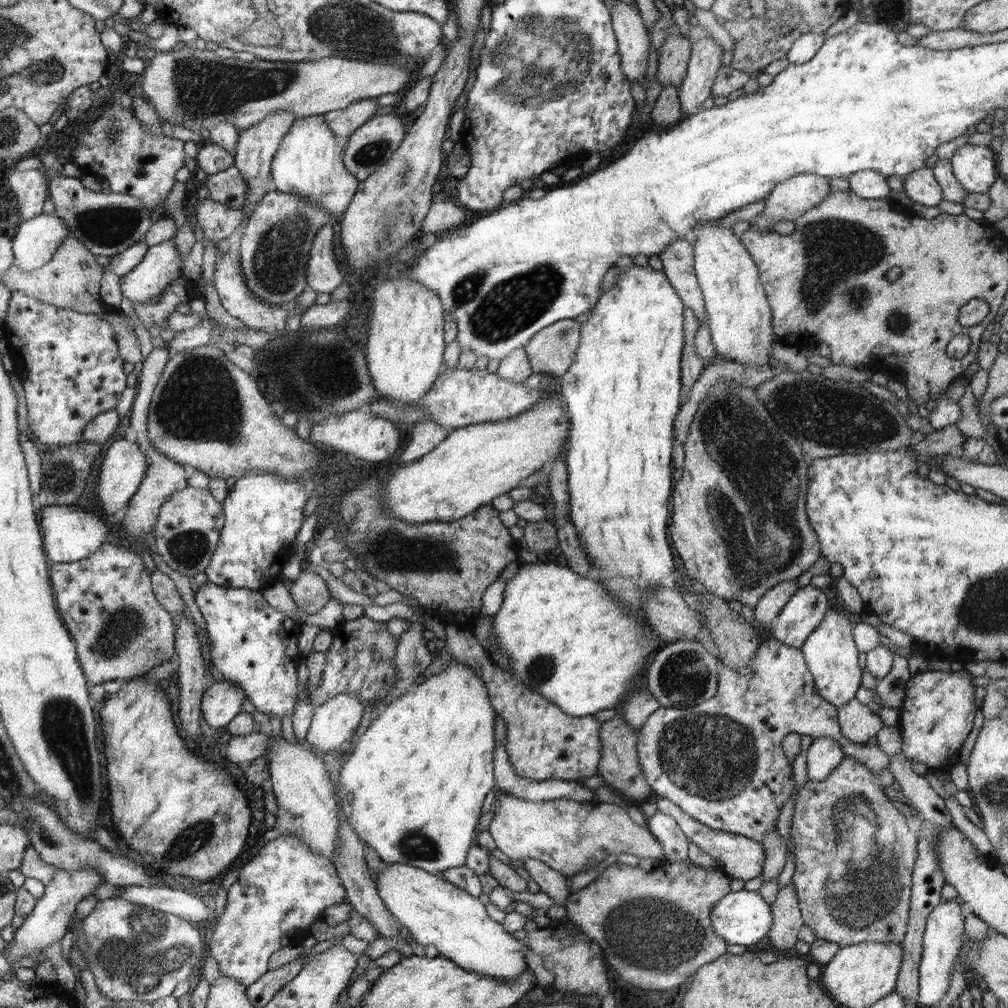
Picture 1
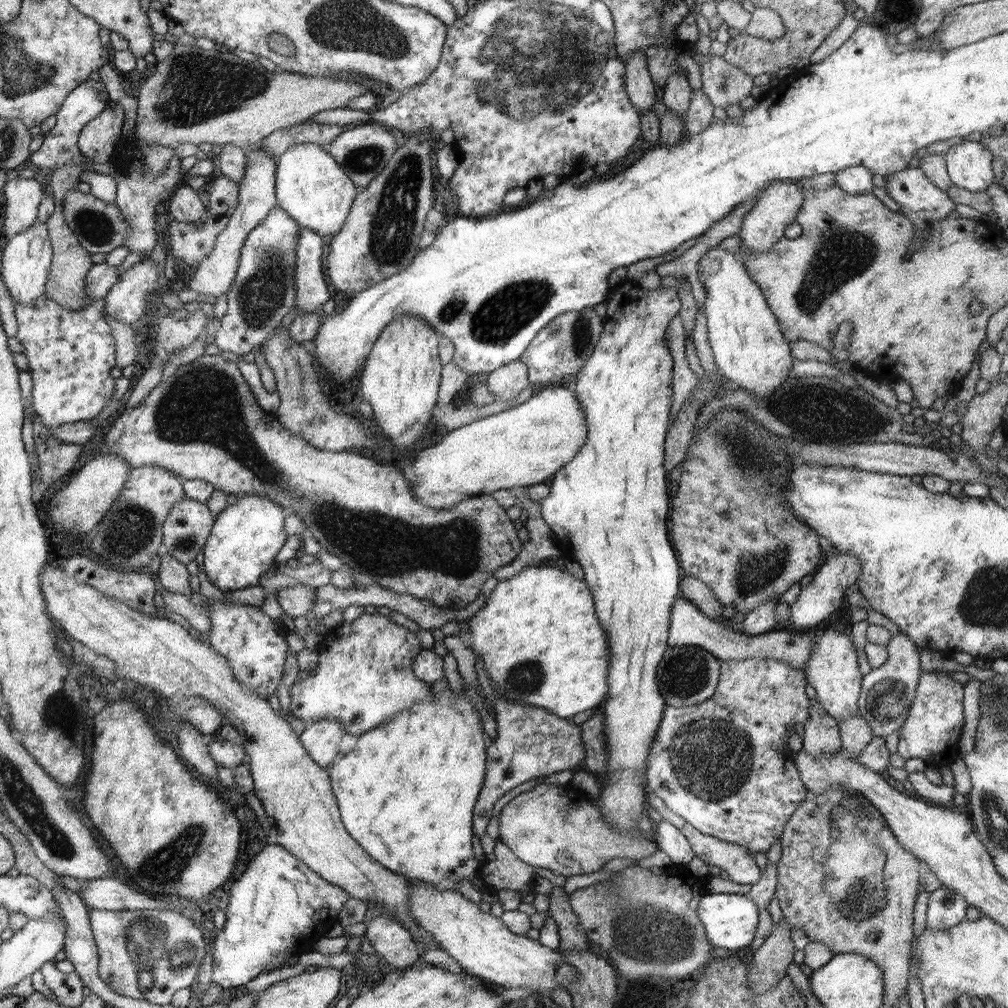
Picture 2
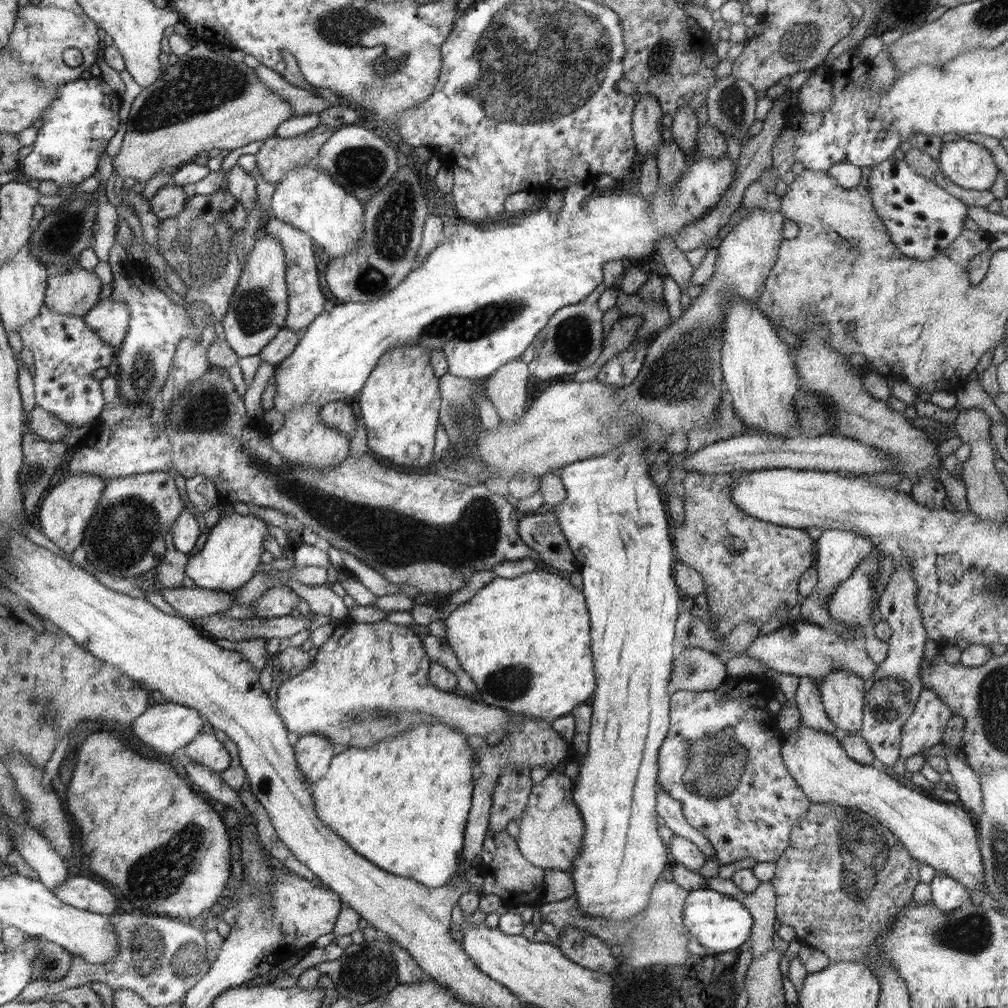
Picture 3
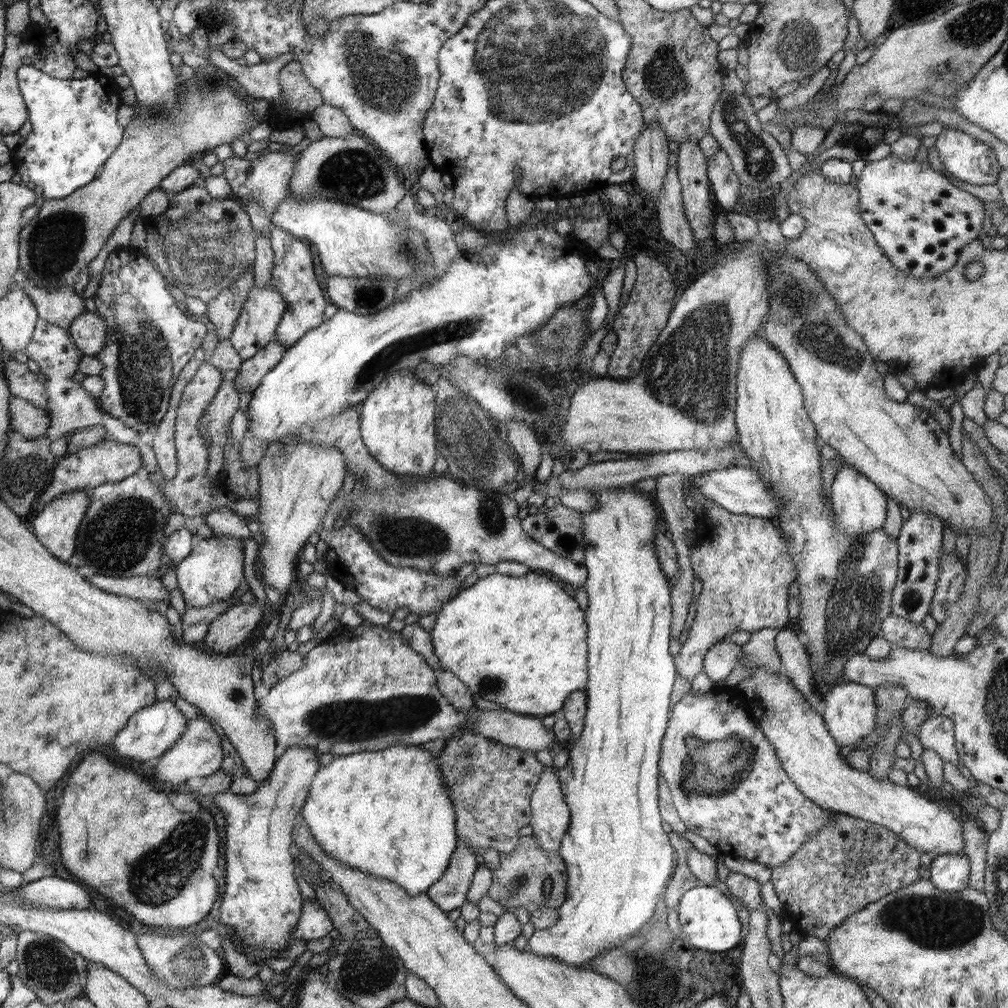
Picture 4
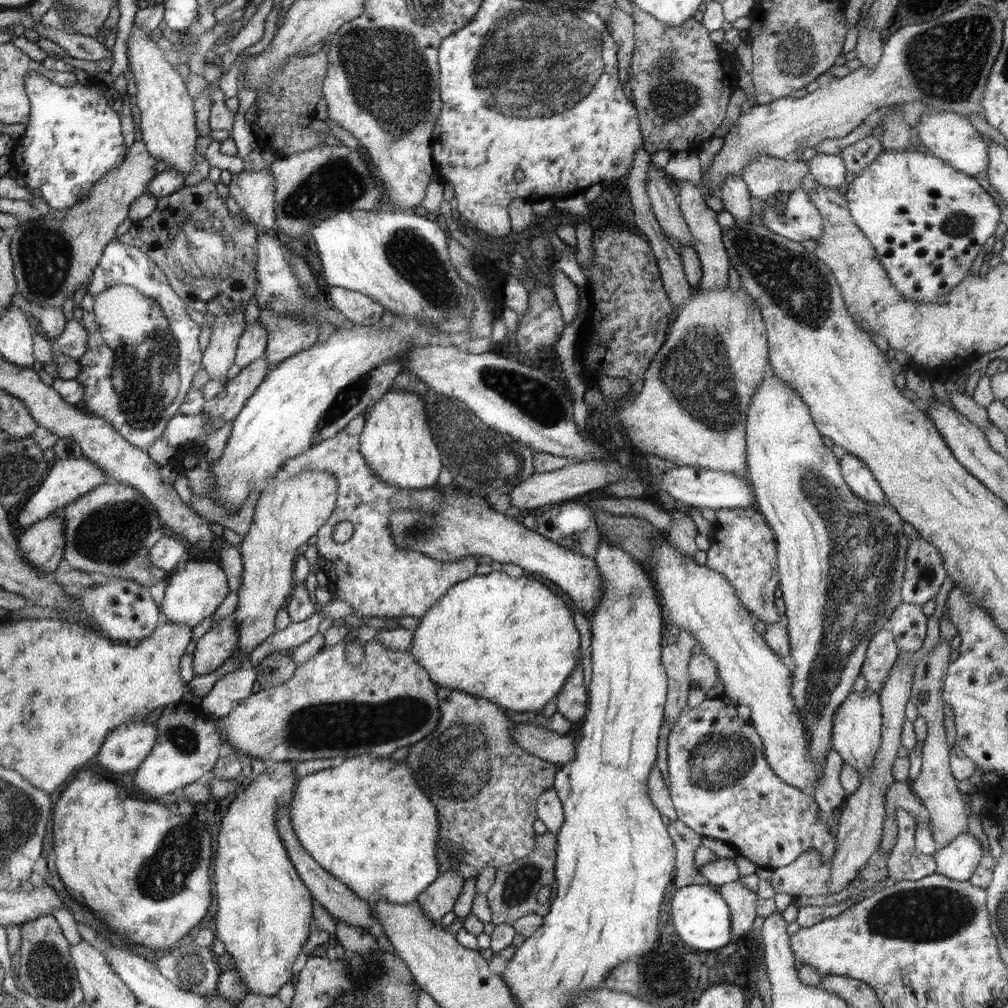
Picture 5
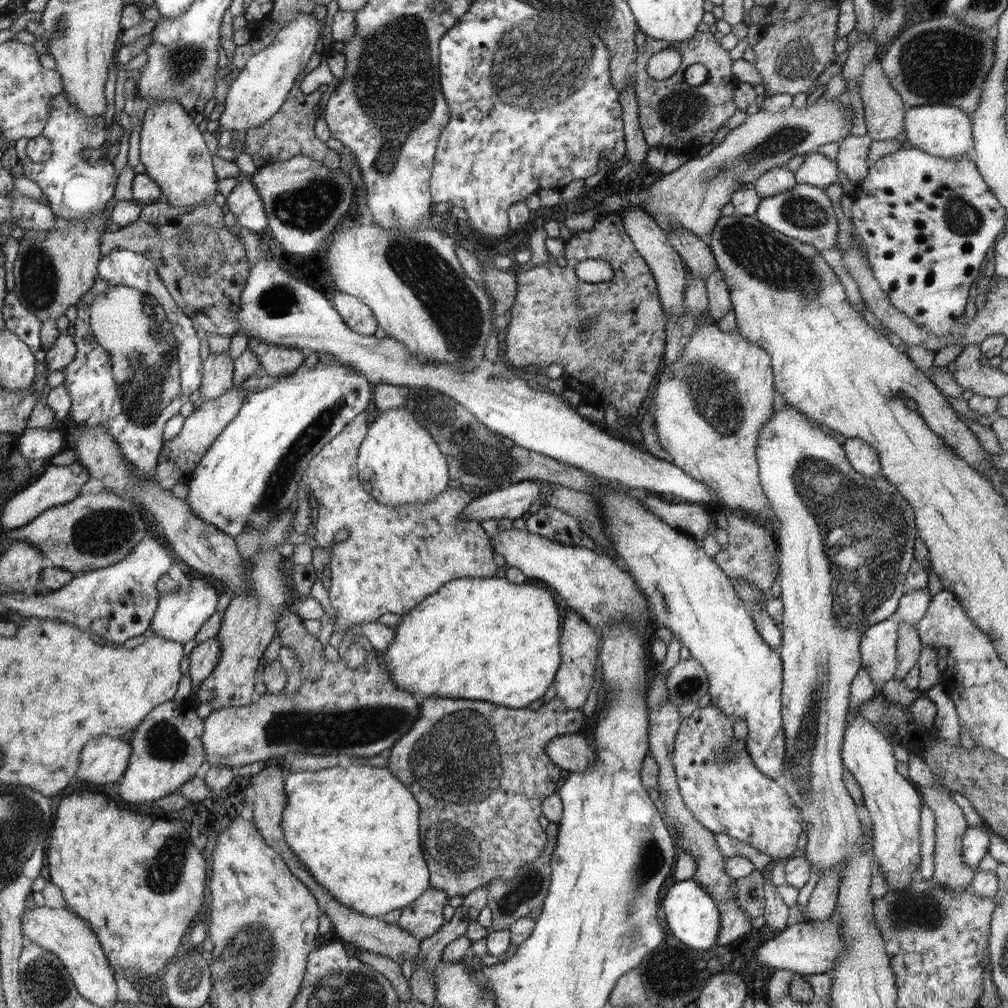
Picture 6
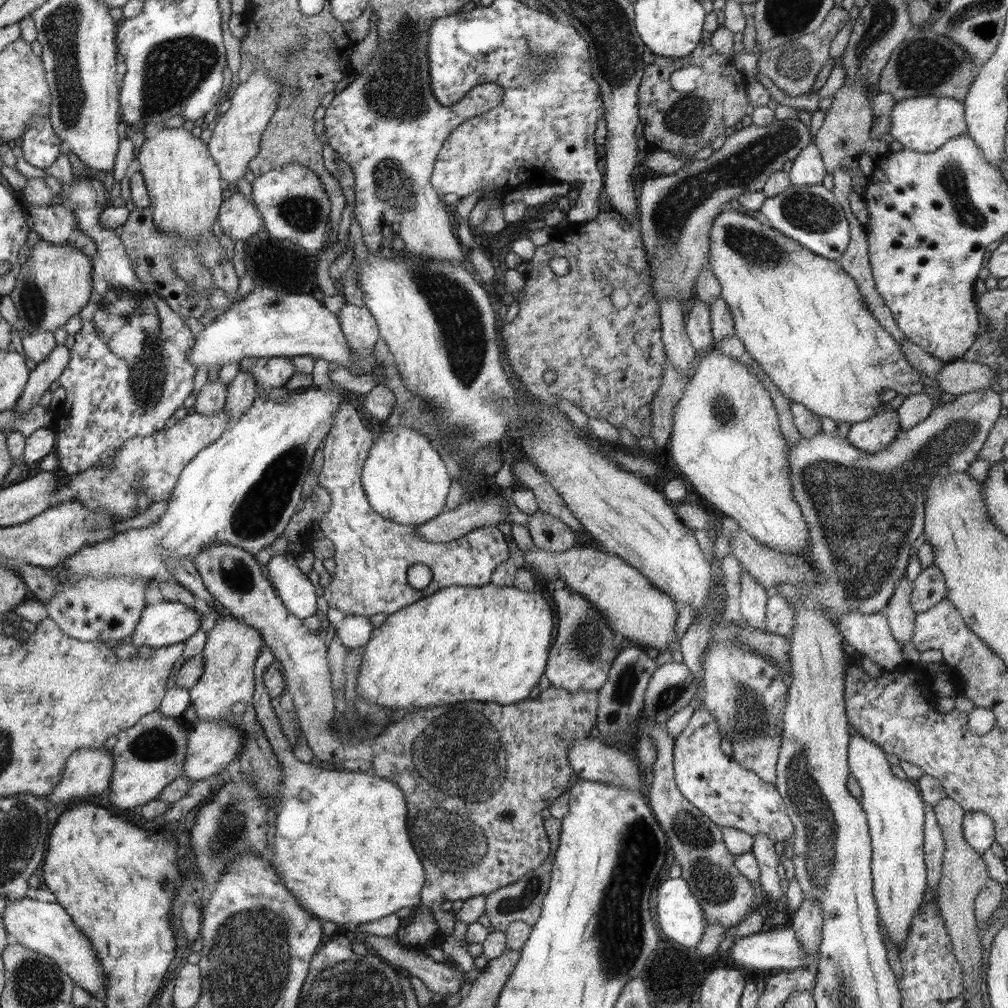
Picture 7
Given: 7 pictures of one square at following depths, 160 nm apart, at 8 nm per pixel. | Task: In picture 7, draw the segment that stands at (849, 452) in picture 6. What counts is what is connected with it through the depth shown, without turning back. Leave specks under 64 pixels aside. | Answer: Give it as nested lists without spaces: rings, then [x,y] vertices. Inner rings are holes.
[[[889,409],[880,412],[870,420],[857,422],[852,425],[847,439],[867,453],[885,449],[901,430],[896,410]]]

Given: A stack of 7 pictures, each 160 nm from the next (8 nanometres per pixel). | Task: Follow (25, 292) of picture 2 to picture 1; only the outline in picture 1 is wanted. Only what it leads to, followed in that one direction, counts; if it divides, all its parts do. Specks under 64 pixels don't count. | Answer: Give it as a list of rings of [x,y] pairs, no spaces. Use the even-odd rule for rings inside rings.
[[[42,213],[22,221],[13,236],[14,264],[30,273],[44,266],[55,255],[60,243],[70,235],[67,223],[59,215]]]

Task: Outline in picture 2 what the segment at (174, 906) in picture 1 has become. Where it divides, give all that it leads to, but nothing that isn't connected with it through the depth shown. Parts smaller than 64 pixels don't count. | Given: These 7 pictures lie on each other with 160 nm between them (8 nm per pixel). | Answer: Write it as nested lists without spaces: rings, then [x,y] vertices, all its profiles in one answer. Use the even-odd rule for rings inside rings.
[[[114,878],[84,881],[84,890],[80,898],[91,910],[136,910],[146,908],[164,908],[156,898],[132,890],[130,886]]]

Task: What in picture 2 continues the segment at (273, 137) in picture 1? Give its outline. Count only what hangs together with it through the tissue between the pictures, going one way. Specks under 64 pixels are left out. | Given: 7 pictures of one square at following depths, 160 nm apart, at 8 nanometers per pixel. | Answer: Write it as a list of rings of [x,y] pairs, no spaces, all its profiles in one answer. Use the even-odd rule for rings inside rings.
[[[254,149],[247,154],[247,168],[244,178],[239,183],[239,201],[230,224],[217,237],[215,250],[200,265],[186,276],[184,287],[196,290],[199,294],[212,294],[218,298],[226,294],[237,275],[239,258],[246,238],[253,228],[262,222],[270,211],[278,206],[275,195],[275,170],[276,161],[269,158],[265,152]]]

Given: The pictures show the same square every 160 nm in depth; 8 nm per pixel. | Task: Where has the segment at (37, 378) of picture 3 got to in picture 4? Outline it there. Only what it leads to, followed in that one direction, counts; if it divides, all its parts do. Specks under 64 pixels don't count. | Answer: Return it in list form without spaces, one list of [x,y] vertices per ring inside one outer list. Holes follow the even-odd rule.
[[[39,318],[38,324],[35,326],[34,338],[30,342],[30,345],[26,347],[26,355],[29,360],[33,360],[38,364],[41,371],[46,376],[45,387],[48,390],[46,396],[48,396],[48,411],[50,415],[50,426],[46,430],[44,436],[51,441],[58,440],[63,436],[67,436],[73,430],[78,428],[86,428],[86,426],[96,426],[96,424],[102,424],[106,428],[107,437],[111,437],[118,442],[124,444],[131,444],[135,446],[142,454],[143,465],[141,466],[140,474],[148,474],[151,476],[154,483],[164,483],[165,477],[160,472],[157,458],[153,448],[142,442],[139,437],[139,432],[128,428],[122,421],[112,417],[106,412],[102,412],[98,408],[98,402],[94,400],[87,390],[84,390],[82,384],[78,382],[72,382],[70,376],[74,376],[74,372],[78,370],[78,362],[80,362],[79,348],[76,347],[72,336],[68,333],[67,329],[62,326],[54,326],[52,323]]]

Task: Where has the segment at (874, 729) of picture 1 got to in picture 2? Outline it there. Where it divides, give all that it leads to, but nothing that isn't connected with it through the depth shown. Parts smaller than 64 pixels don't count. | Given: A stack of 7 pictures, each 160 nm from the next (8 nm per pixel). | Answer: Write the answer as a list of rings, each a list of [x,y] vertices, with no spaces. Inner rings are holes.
[[[861,714],[840,720],[839,735],[841,748],[850,752],[852,756],[863,752],[874,738],[873,730],[867,725],[866,719]]]

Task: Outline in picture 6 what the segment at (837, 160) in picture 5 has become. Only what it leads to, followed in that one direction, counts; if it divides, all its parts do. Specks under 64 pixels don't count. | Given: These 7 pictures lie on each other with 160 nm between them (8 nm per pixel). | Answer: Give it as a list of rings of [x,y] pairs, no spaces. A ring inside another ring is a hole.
[[[815,151],[805,155],[803,163],[795,172],[795,179],[798,184],[811,184],[825,189],[837,182],[838,169],[836,161]]]

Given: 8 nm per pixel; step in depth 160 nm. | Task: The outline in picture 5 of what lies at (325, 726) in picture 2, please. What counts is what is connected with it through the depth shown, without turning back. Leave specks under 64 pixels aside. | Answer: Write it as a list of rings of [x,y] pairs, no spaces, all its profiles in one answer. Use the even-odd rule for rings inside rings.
[[[284,760],[259,774],[248,788],[238,792],[237,797],[230,802],[226,809],[222,828],[216,842],[216,916],[214,916],[213,934],[226,946],[226,952],[234,960],[234,968],[246,985],[248,992],[260,996],[277,996],[280,988],[294,980],[294,960],[300,954],[304,942],[310,934],[312,922],[312,897],[306,884],[296,874],[283,839],[280,838],[279,828],[276,827],[277,810],[282,805],[287,807],[295,794],[295,784],[299,778],[290,766],[292,761]]]

